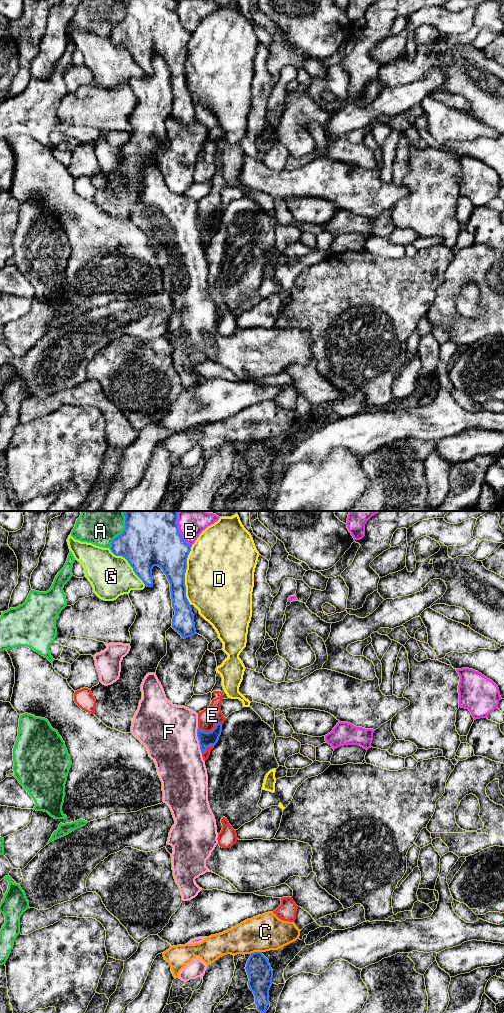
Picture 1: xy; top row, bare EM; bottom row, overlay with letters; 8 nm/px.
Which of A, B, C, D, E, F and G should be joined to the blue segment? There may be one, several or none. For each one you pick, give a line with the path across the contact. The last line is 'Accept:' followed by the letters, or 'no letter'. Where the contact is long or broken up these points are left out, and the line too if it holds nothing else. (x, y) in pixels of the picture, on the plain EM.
Accept: no letter

